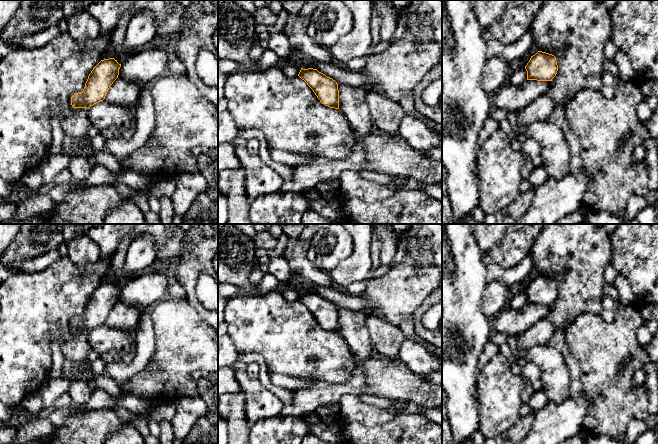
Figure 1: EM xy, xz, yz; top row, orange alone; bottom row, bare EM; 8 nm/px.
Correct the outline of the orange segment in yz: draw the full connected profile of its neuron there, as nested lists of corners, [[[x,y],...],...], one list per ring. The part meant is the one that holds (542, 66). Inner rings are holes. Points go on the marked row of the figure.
[[[538,51],[531,56],[525,69],[527,80],[552,81],[557,74],[558,65],[554,55]]]

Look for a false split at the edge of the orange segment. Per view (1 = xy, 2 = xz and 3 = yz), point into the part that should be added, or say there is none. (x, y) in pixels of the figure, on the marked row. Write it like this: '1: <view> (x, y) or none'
1: none
2: none
3: none

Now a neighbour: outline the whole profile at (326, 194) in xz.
[[[323,180],[321,182],[318,182],[315,185],[315,188],[316,188],[316,190],[318,190],[320,192],[322,199],[325,201],[330,201],[331,199],[340,197],[341,190],[338,190],[335,192],[331,191],[327,187],[327,180]]]

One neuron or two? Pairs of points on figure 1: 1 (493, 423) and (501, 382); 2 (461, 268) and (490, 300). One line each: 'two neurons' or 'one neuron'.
1: one neuron
2: two neurons

